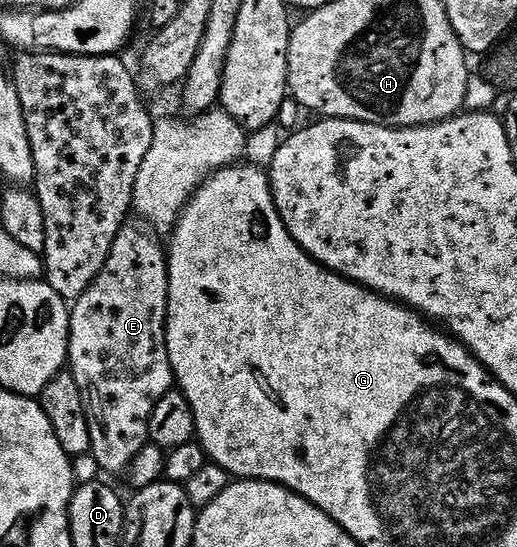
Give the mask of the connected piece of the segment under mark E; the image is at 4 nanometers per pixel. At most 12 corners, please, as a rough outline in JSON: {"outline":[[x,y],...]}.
{"outline":[[124,224],[70,306],[89,452],[122,474],[172,392],[168,254]]}

